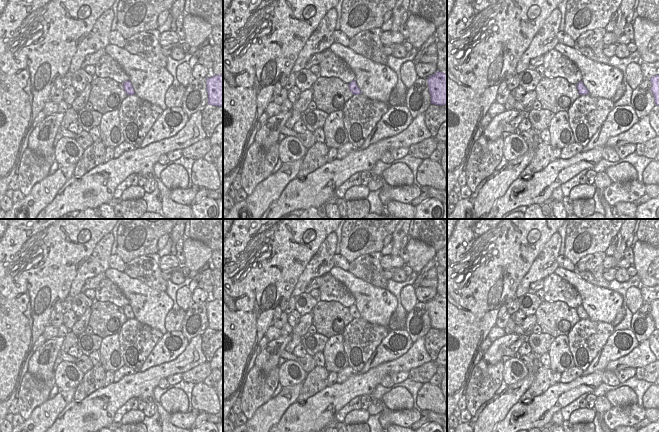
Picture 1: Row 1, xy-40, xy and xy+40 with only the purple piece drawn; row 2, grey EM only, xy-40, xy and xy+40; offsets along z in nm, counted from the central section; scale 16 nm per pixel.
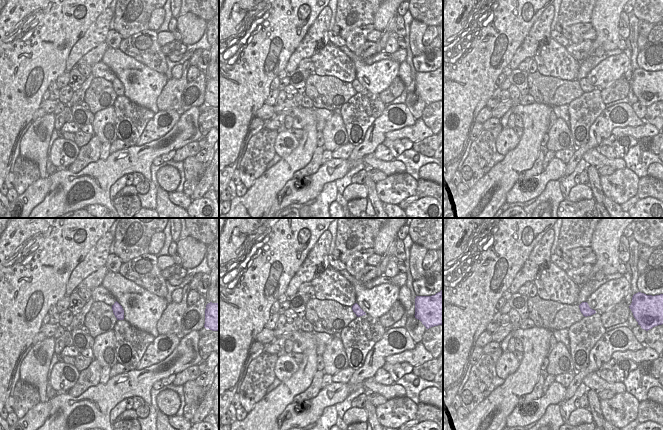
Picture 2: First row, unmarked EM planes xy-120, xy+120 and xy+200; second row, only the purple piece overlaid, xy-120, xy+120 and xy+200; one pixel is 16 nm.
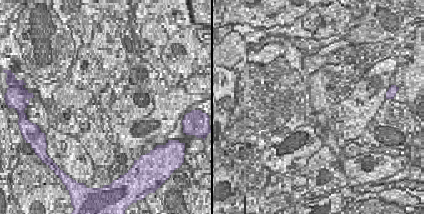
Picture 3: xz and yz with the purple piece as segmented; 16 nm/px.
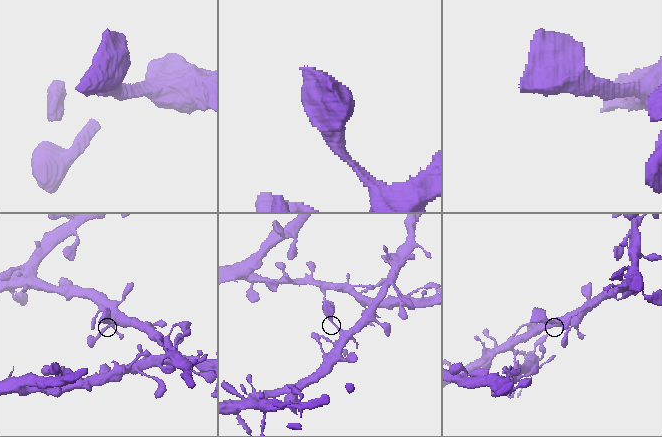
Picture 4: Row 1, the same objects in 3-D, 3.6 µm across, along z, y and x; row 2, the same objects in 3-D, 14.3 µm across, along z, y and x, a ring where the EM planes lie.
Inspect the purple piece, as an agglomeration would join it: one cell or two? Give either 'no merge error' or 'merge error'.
no merge error

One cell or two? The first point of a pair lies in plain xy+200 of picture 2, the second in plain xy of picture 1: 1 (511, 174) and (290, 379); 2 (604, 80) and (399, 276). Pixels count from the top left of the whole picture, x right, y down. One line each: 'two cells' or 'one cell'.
1: two cells
2: two cells

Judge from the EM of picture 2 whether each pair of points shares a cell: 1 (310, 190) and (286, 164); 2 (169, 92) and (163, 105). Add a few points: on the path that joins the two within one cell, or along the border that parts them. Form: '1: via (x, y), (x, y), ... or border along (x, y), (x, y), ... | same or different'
1: border along (291, 178), (276, 197) | different
2: via (169, 95), (165, 102) | same

